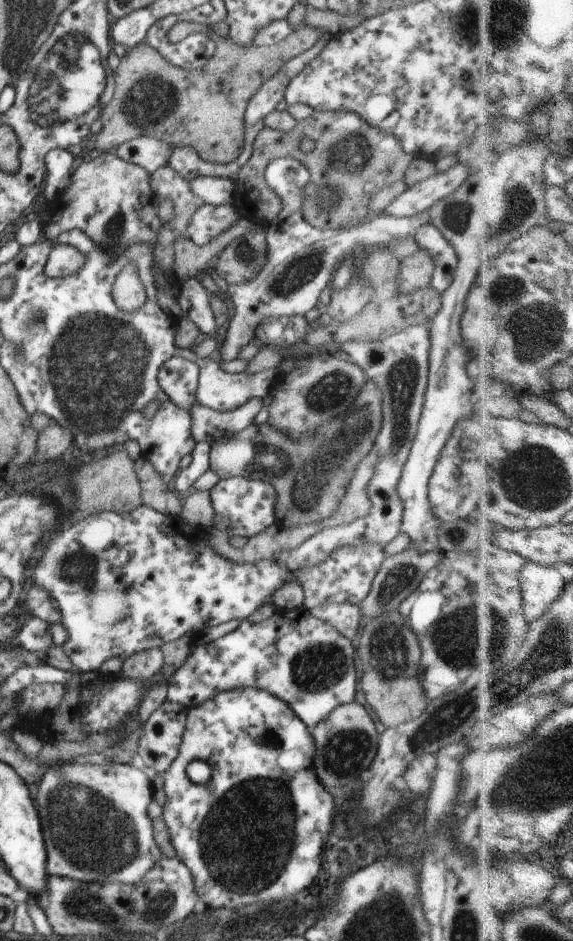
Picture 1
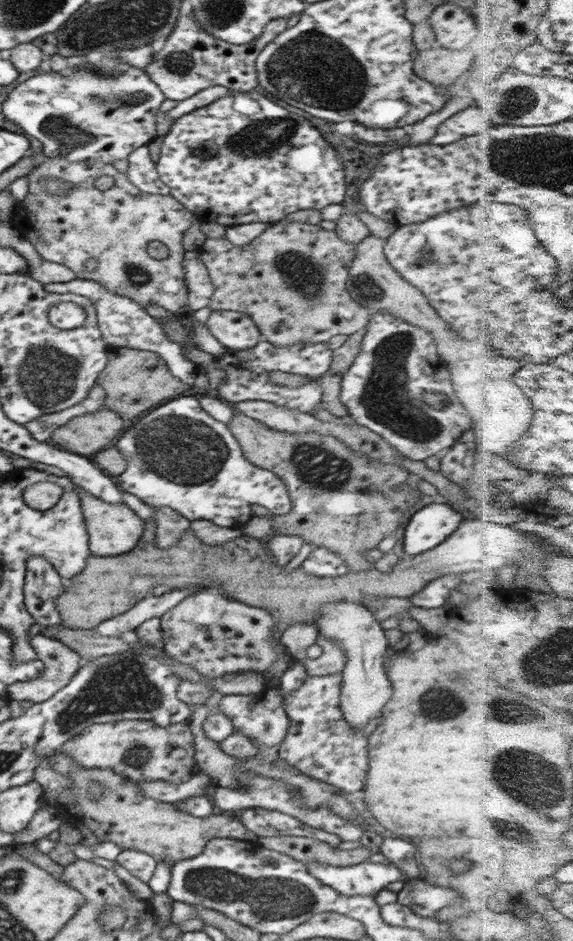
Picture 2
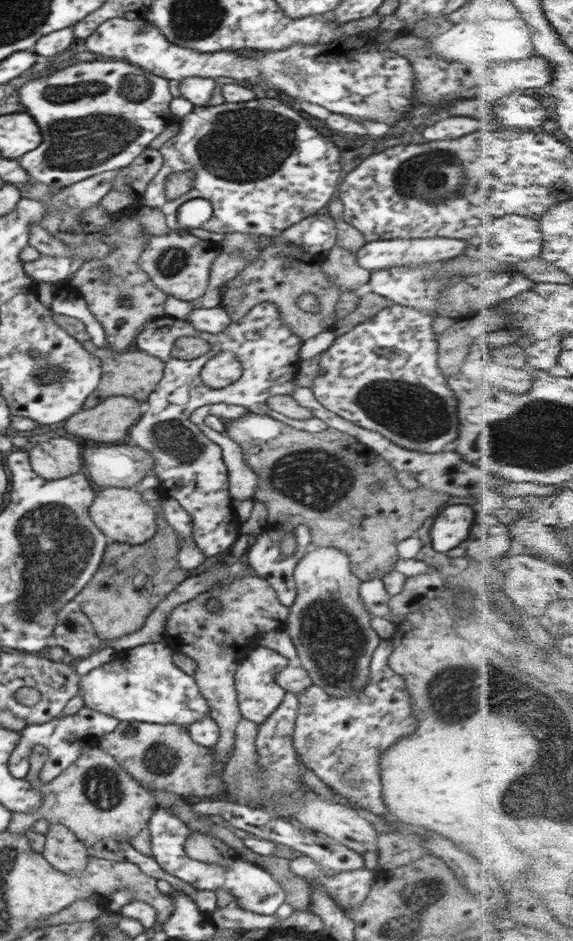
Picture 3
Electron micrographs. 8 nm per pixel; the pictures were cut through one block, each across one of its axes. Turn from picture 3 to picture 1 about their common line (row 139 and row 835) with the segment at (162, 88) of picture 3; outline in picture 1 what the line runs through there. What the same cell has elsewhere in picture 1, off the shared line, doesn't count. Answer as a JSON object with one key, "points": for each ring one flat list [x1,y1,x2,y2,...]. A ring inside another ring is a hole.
{"points":[[134,761,128,764,94,766,88,764,54,763,45,768,36,782,31,782,32,802,36,808,45,843,50,877,66,878,80,883,124,885,139,884,163,858,154,839,149,805,153,802,151,775]]}

